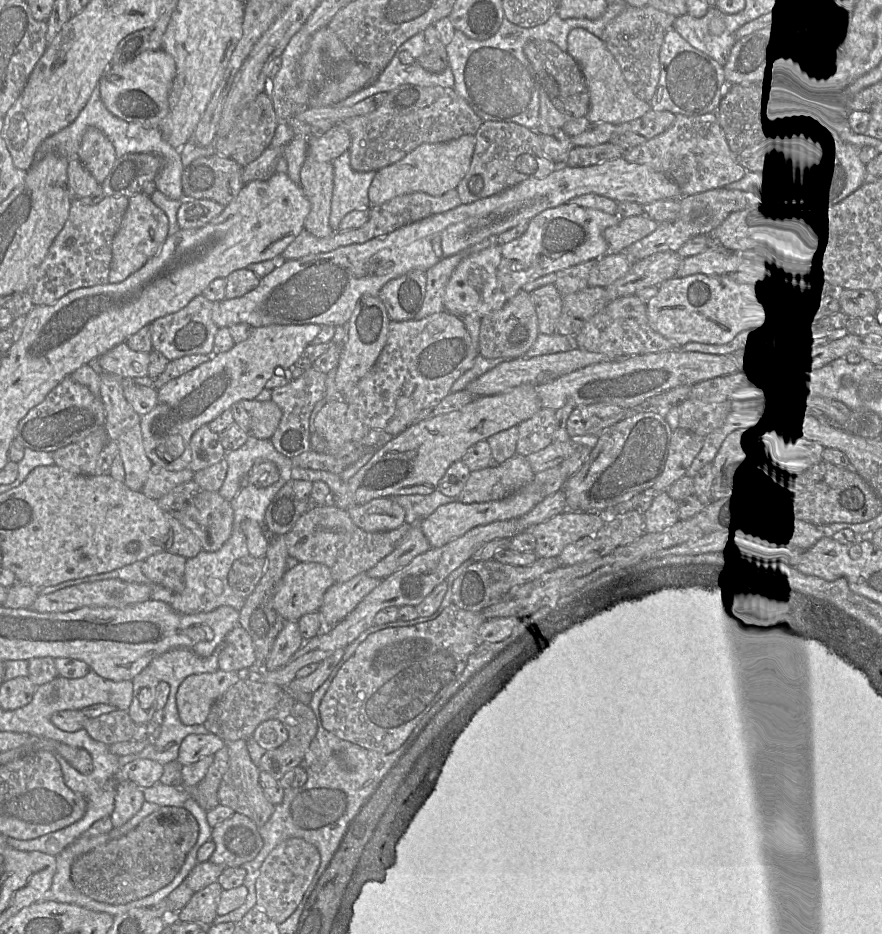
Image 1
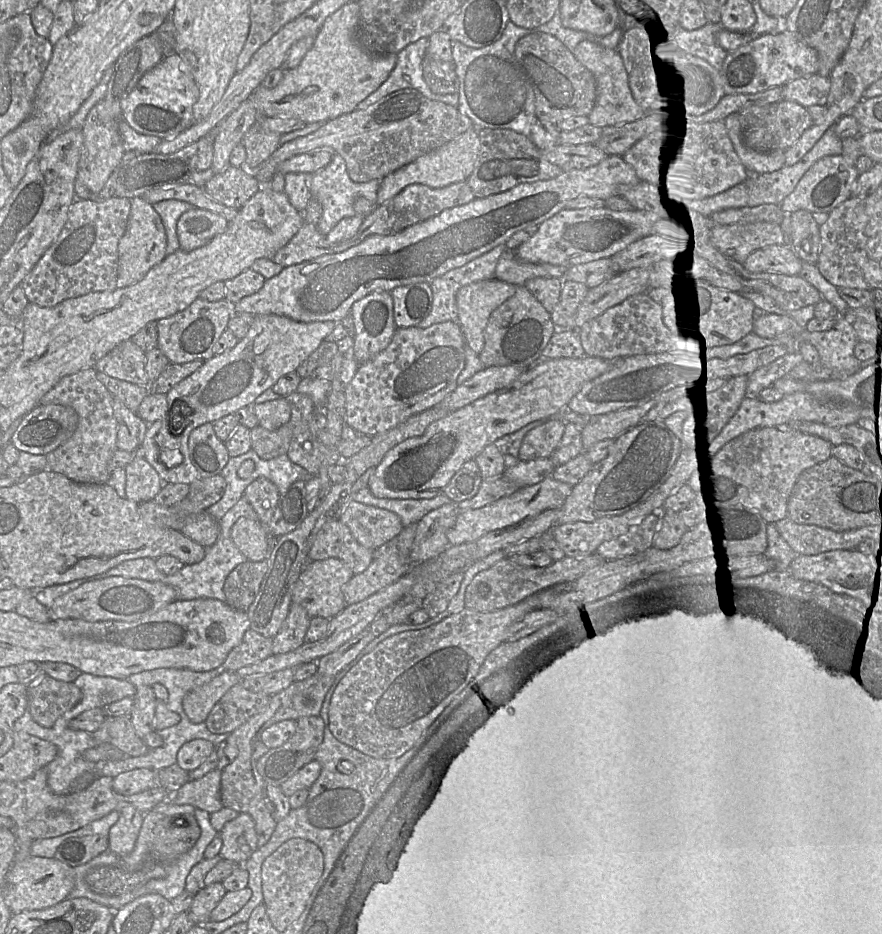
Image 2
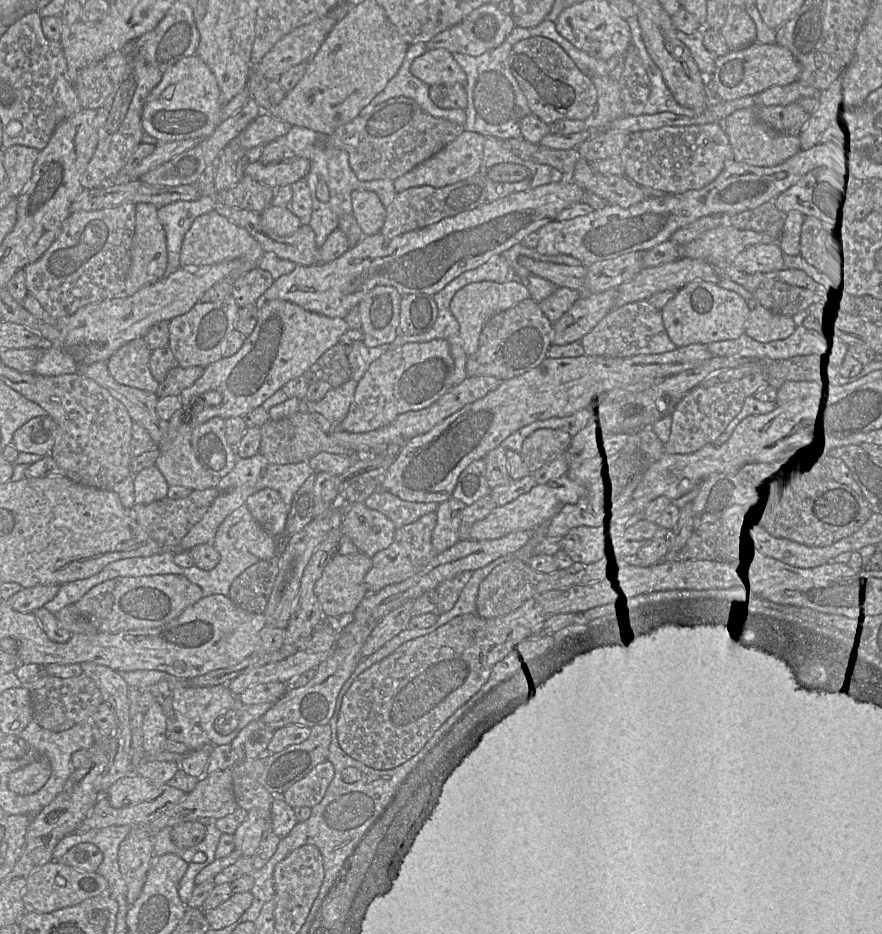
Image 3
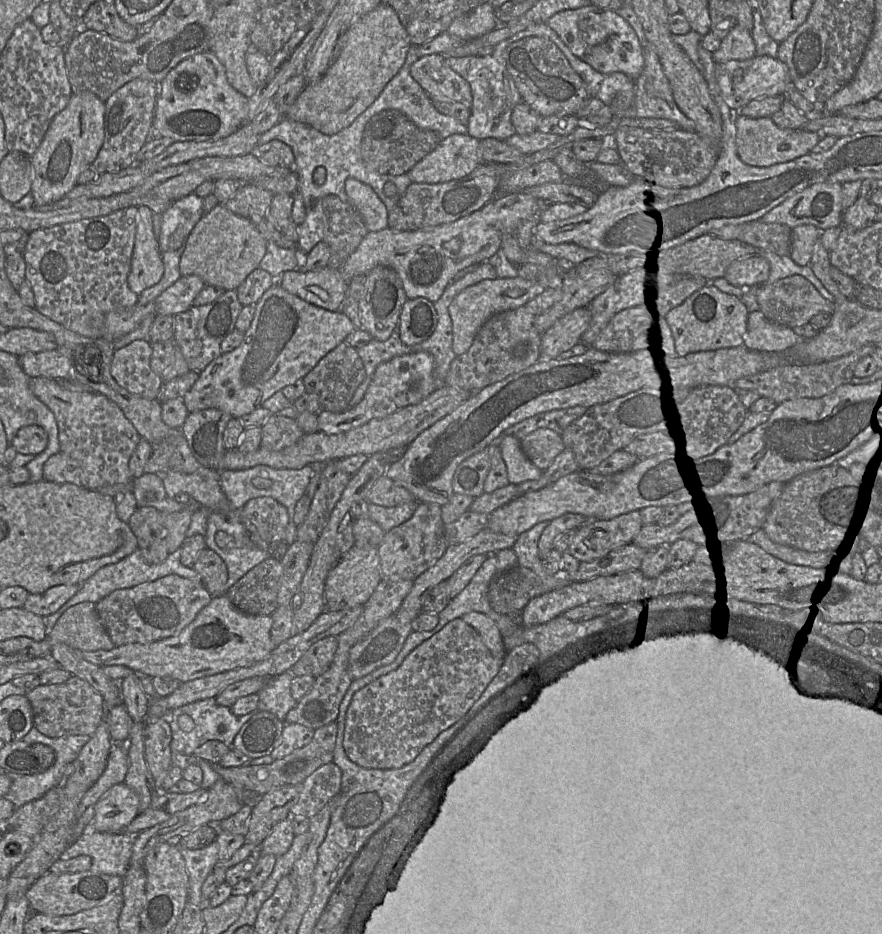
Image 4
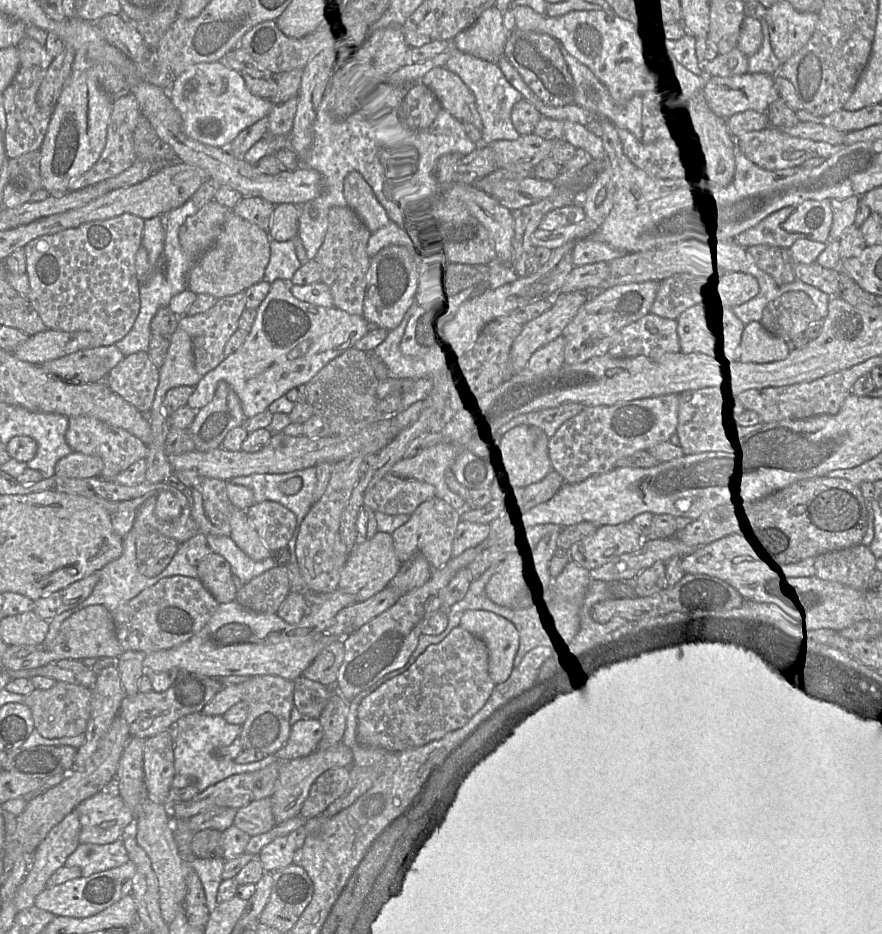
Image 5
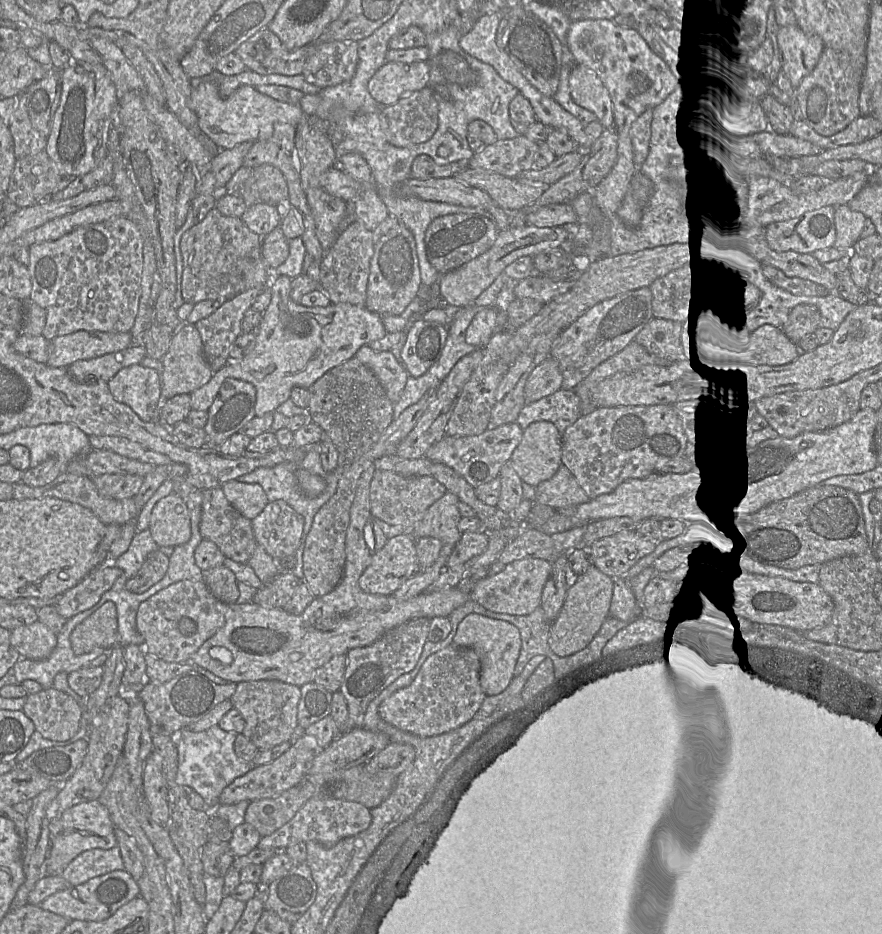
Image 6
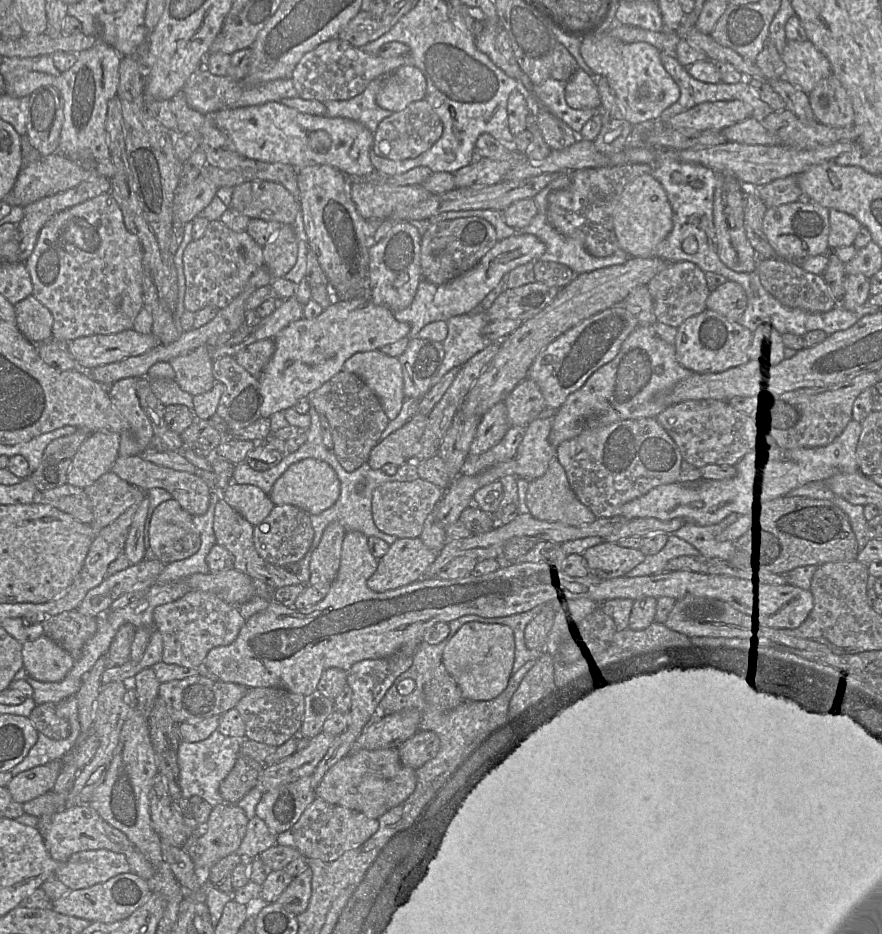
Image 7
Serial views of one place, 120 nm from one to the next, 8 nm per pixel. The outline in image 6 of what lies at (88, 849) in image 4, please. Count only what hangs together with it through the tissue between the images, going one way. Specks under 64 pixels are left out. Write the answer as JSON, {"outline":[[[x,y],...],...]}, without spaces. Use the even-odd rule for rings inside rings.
{"outline":[[[119,846],[111,849],[91,849],[80,853],[62,873],[71,886],[105,875],[112,871],[124,870],[123,859]]]}

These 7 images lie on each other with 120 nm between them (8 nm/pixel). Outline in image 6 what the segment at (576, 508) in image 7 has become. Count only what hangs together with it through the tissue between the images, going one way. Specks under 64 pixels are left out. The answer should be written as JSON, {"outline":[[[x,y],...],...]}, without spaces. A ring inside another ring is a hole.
{"outline":[[[563,465],[552,478],[535,487],[535,503],[547,505],[556,510],[582,504],[589,500],[590,498],[575,477]]]}

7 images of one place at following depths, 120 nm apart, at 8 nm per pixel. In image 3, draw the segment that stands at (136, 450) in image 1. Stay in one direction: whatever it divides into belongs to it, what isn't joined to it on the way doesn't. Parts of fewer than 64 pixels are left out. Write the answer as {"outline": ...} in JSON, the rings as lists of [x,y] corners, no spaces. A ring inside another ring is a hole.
{"outline":[[[156,466],[133,475],[135,504],[145,505],[167,498],[169,485]]]}

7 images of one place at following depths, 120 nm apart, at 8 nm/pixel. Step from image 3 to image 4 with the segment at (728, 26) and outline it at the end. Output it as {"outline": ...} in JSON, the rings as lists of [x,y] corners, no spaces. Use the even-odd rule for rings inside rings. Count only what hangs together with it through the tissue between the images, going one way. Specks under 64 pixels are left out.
{"outline":[[[736,24],[722,39],[720,48],[712,53],[716,63],[729,60],[748,60],[755,56],[755,43],[751,31]]]}

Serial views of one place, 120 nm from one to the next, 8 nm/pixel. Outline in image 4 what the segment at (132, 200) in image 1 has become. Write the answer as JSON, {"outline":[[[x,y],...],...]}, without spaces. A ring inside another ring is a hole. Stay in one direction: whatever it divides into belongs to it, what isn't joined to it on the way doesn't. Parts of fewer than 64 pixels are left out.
{"outline":[[[144,205],[138,207],[136,239],[128,275],[129,288],[140,295],[157,284],[164,274],[164,264],[158,238],[153,231],[153,211]]]}

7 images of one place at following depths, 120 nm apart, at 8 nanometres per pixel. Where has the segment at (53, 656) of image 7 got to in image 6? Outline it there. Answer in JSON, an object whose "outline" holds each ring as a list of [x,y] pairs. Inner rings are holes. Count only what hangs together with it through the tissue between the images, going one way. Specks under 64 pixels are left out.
{"outline":[[[39,620],[11,631],[10,642],[22,658],[43,660],[57,645],[57,634]]]}

